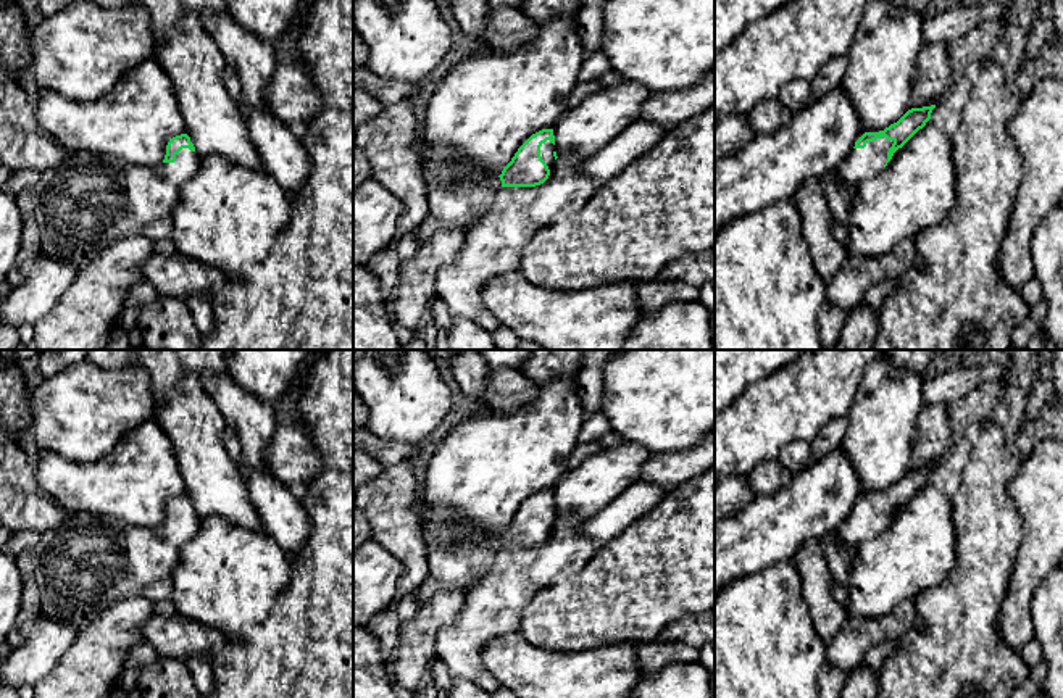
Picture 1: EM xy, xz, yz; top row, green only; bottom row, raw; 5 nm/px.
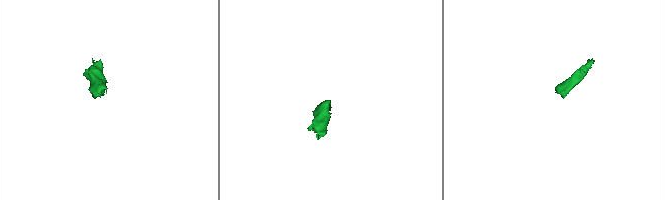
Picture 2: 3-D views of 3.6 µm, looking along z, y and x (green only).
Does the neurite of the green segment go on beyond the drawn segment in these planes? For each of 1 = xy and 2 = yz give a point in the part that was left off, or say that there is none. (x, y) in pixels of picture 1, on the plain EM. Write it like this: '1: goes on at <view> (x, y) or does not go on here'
1: goes on at xy (89, 561)
2: goes on at yz (863, 524)

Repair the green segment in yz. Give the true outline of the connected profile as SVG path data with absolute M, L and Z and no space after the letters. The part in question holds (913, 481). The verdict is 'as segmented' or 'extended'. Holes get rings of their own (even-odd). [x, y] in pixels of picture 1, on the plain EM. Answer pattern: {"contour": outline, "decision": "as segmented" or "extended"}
{"contour": "M936 466L911 469L897 484L879 493L865 493L850 517L836 530L847 551L855 556L858 548L881 534L919 490L931 480Z", "decision": "extended"}

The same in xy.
{"contour": "M187 495L169 500L161 526L144 529L110 516L71 513L65 522L40 534L32 548L42 614L66 621L76 632L113 601L144 596L145 590L169 579L181 548L195 537L198 516Z", "decision": "extended"}

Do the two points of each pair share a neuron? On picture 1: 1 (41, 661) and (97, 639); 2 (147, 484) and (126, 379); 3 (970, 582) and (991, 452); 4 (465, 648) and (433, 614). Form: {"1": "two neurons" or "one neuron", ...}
{"1": "two neurons", "2": "two neurons", "3": "one neuron", "4": "two neurons"}

